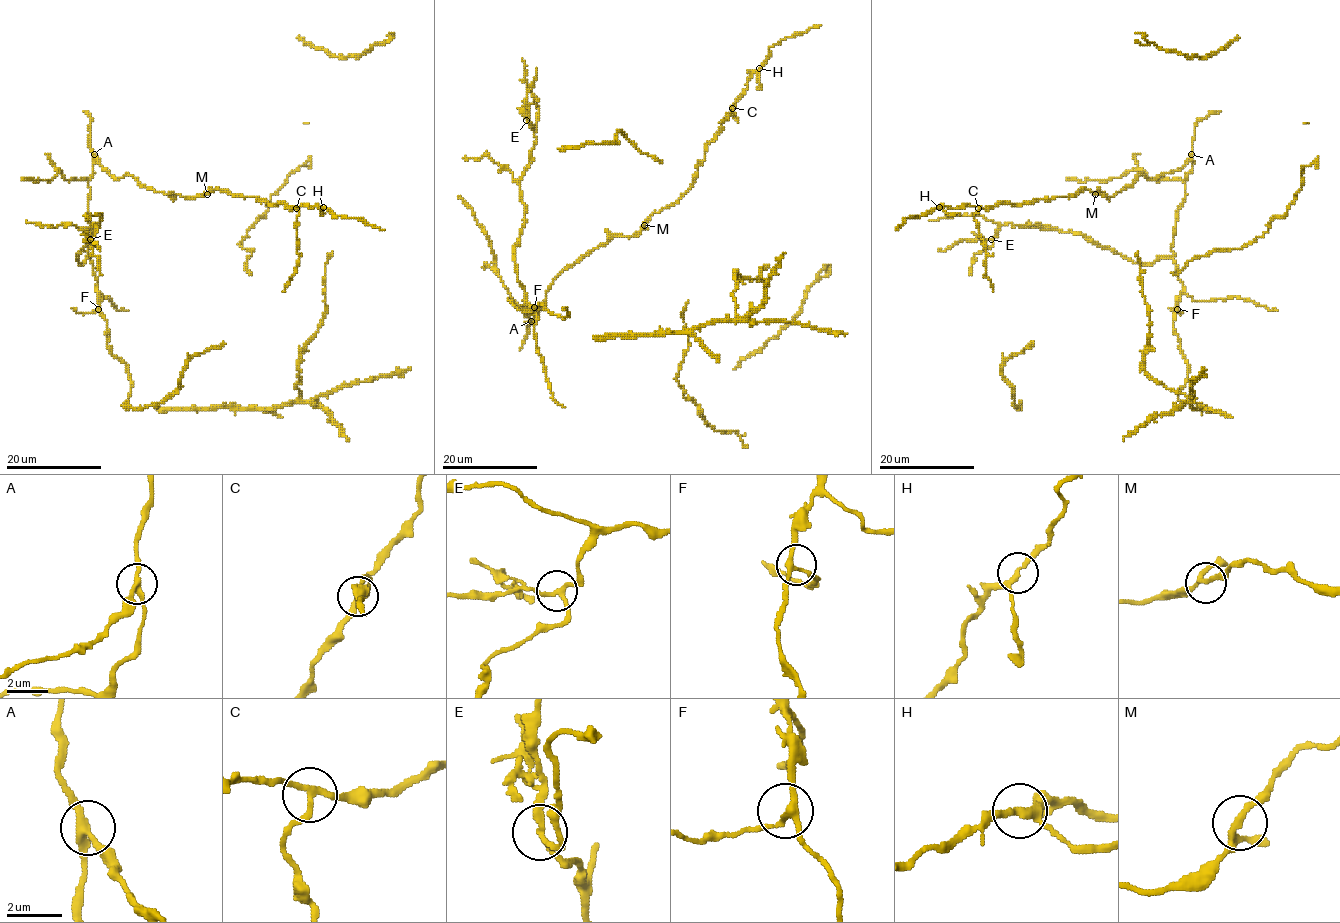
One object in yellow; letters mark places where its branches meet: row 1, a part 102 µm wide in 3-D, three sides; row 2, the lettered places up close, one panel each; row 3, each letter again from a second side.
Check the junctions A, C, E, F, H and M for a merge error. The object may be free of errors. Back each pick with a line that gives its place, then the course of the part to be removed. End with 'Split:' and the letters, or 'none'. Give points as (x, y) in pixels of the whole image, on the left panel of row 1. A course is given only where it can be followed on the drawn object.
E: at (90, 239)
Split: E

